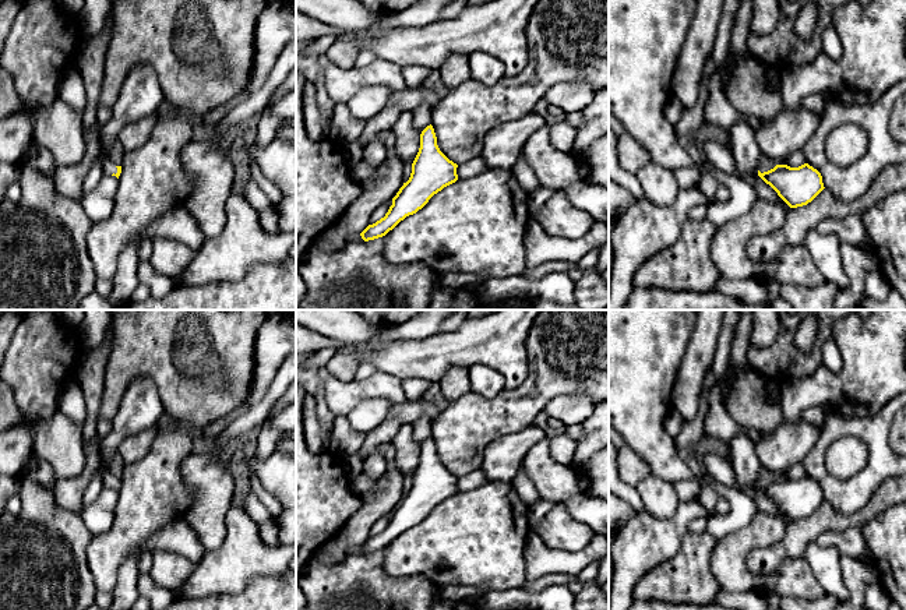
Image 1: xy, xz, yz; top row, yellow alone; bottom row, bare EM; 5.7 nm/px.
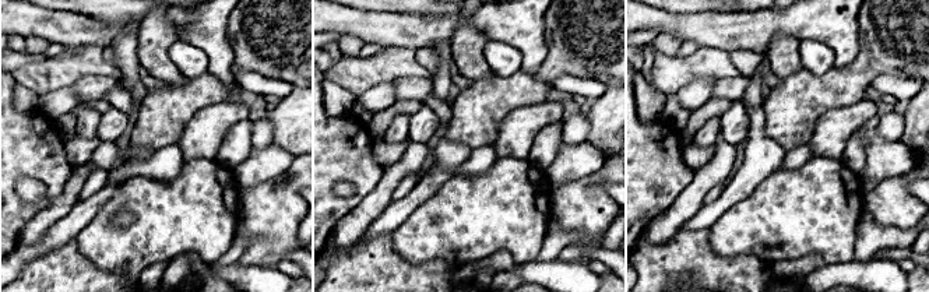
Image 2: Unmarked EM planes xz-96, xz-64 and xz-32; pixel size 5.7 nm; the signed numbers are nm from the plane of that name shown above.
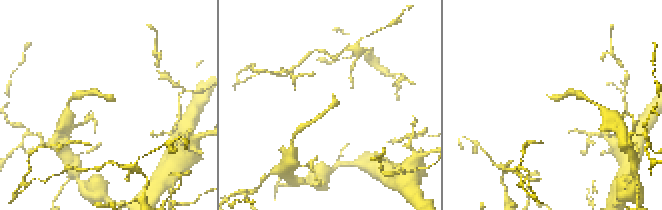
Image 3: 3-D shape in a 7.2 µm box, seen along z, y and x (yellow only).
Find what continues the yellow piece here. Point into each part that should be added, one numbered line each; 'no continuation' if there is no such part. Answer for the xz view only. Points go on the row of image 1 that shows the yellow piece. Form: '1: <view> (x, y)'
no continuation

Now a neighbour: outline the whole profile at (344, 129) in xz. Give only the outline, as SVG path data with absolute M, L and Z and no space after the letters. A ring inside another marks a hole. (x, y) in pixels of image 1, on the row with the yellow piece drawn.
M335 103L334 116L328 128L328 137L345 147L362 135L364 121L356 119L348 105Z

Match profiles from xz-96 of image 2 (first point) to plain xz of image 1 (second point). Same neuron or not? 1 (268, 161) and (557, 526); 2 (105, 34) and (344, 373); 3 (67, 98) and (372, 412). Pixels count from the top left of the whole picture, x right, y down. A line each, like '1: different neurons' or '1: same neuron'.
1: different neurons
2: different neurons
3: same neuron

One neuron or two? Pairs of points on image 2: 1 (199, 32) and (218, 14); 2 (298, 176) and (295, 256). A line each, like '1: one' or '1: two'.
1: one
2: two

